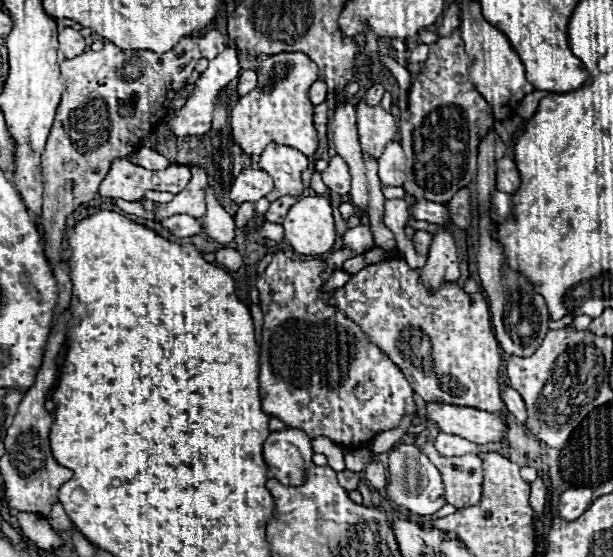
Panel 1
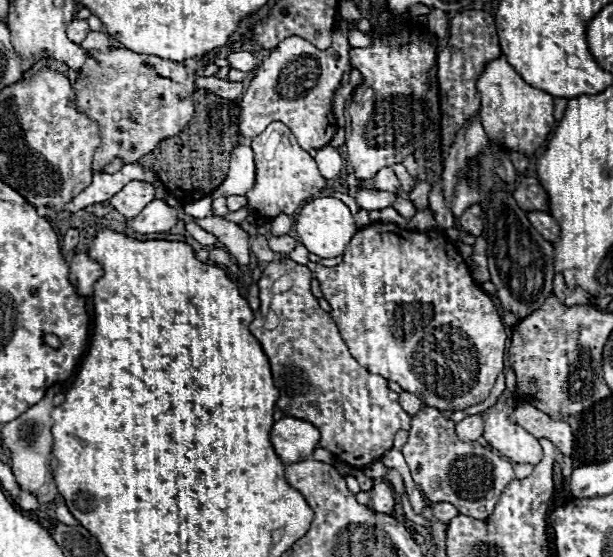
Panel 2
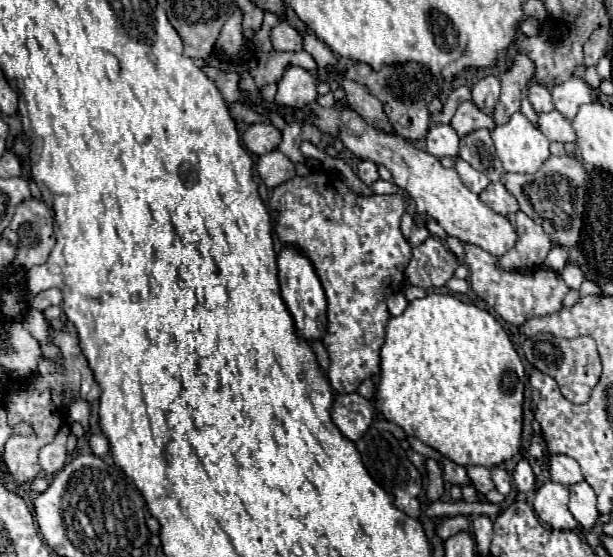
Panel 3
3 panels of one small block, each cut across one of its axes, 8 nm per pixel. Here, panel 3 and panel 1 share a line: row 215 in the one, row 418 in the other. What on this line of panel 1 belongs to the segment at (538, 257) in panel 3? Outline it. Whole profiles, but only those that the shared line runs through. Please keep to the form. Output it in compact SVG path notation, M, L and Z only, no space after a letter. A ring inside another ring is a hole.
M502 372L498 374L498 384L500 384L500 398L502 398L502 402L506 404L508 412L510 412L518 422L524 424L524 422L526 422L526 406L524 406L520 394L518 394L516 390L512 390L510 386L504 384L504 374L502 374Z

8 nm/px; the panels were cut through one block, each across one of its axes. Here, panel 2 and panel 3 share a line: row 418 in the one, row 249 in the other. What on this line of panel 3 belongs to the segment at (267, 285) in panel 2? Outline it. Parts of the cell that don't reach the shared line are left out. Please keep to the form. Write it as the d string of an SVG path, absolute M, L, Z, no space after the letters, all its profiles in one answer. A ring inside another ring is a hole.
M312 172L306 178L294 176L286 184L274 188L270 198L270 208L278 210L276 234L282 244L294 244L300 248L314 264L328 300L328 324L322 342L330 352L328 378L338 394L356 392L358 384L366 378L376 378L380 374L380 348L384 344L384 328L390 320L386 308L386 296L402 288L404 270L412 256L412 246L400 232L400 216L408 212L406 200L402 196L356 196L336 174Z

